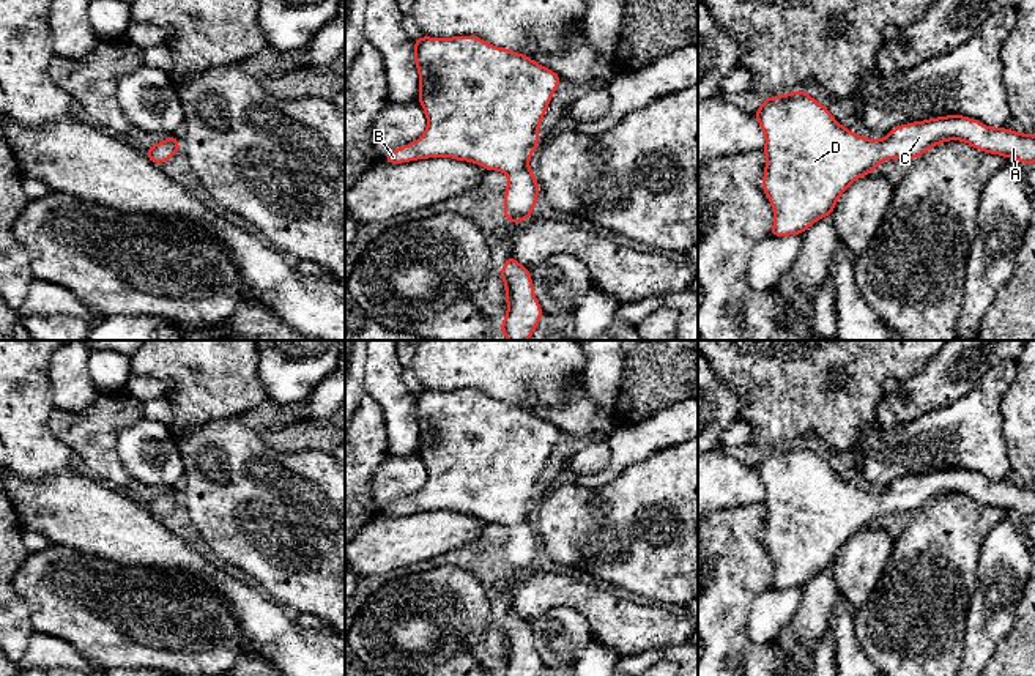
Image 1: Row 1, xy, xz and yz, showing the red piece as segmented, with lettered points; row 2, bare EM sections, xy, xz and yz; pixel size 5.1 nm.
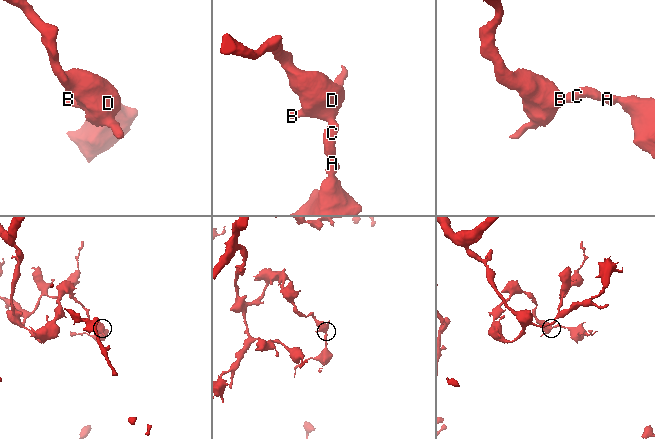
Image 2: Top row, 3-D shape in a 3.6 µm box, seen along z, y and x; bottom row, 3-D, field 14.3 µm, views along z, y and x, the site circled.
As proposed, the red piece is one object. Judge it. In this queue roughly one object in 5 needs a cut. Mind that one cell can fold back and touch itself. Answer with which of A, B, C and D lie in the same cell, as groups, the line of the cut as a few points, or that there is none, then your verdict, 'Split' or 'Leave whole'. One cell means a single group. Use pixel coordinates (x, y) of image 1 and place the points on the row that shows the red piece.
Groups: A B C D. No split. Leave whole

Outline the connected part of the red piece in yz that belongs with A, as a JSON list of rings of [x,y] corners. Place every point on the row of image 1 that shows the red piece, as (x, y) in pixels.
[[[803,90],[762,99],[755,118],[766,134],[762,191],[770,200],[775,221],[770,236],[802,235],[810,225],[833,214],[840,195],[860,176],[885,159],[917,159],[947,140],[963,140],[974,148],[1035,164],[1035,136],[1008,128],[994,129],[975,118],[947,115],[893,128],[882,140],[862,137],[841,126],[829,109]]]

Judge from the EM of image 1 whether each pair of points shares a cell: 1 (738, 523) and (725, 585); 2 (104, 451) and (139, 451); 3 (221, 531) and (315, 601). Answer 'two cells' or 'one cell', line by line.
1: one cell
2: two cells
3: one cell

